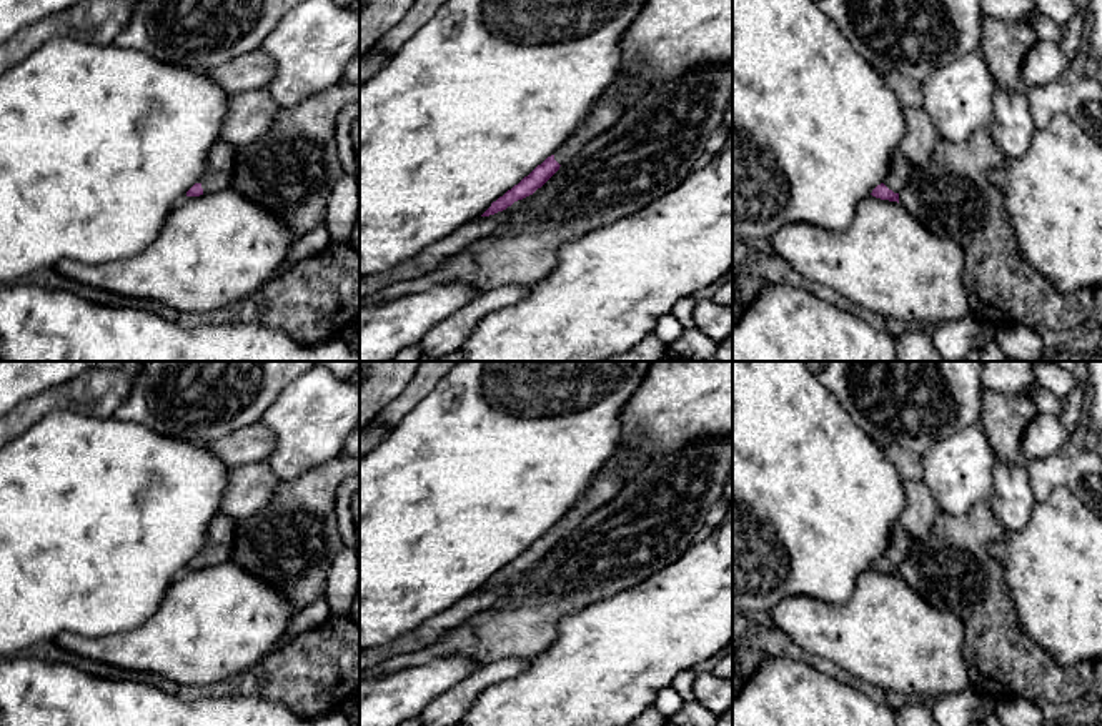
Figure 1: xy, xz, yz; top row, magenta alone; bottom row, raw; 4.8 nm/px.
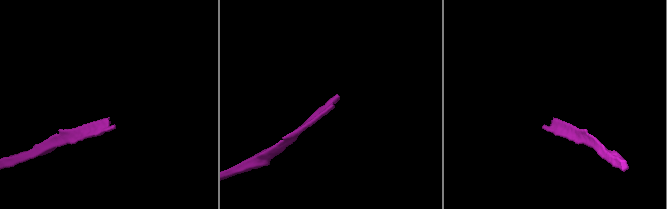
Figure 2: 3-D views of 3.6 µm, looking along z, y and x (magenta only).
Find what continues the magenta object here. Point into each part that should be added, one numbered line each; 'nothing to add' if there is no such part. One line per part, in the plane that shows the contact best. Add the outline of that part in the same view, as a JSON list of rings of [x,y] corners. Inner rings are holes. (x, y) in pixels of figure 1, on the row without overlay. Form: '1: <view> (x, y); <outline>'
1: yz (901, 540); [[[894,526],[892,535],[891,535],[891,541],[889,541],[889,548],[884,553],[884,558],[892,563],[894,566],[899,566],[911,544],[912,544],[912,536],[902,528],[902,526]]]

